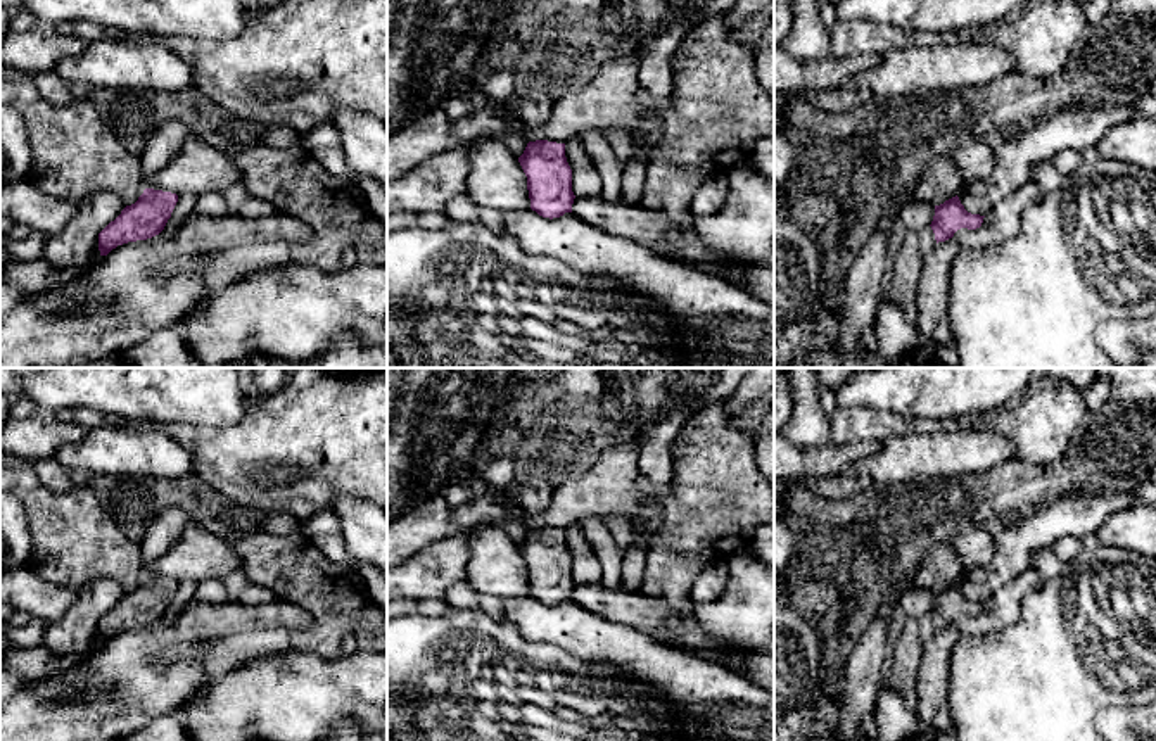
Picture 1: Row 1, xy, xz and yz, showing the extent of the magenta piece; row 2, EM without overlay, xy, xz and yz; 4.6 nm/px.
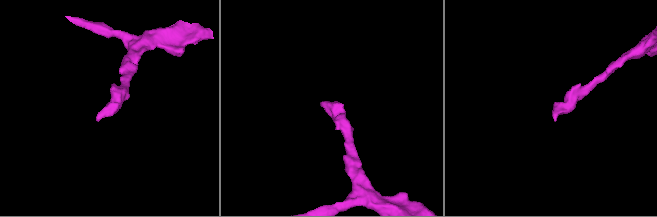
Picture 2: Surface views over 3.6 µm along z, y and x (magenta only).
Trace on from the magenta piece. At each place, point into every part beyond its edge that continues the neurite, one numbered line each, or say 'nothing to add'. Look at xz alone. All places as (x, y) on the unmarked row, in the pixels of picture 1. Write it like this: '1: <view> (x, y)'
nothing to add

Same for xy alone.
nothing to add

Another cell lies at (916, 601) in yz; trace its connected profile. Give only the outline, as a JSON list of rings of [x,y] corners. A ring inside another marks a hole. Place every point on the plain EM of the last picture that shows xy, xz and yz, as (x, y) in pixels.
[[[912,586],[899,598],[899,610],[907,618],[919,620],[923,615],[930,613],[935,603],[935,592],[928,587]]]

